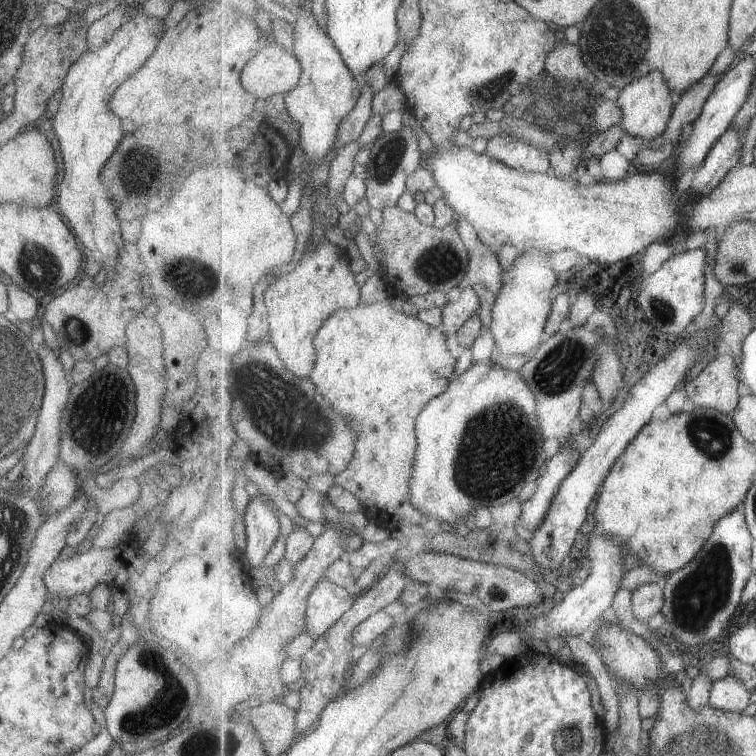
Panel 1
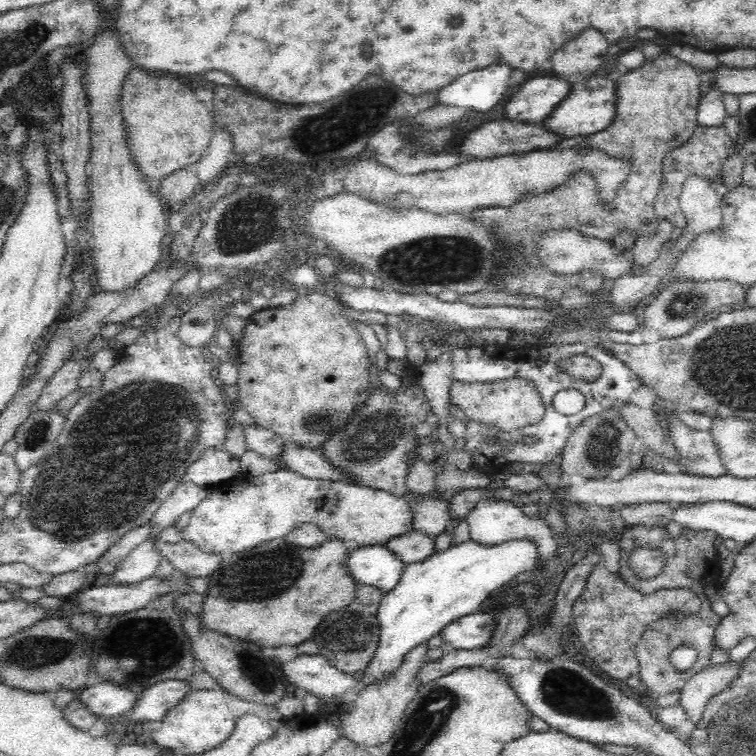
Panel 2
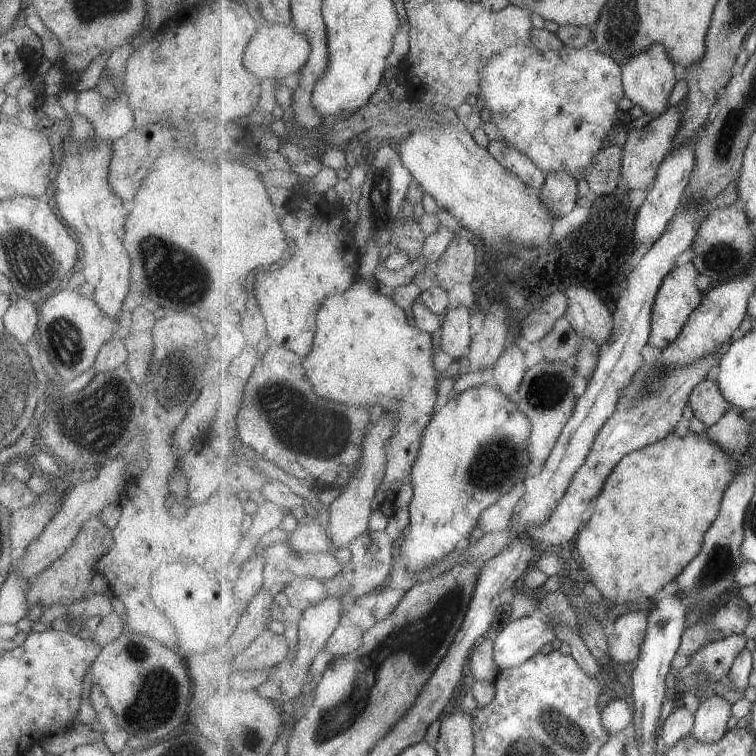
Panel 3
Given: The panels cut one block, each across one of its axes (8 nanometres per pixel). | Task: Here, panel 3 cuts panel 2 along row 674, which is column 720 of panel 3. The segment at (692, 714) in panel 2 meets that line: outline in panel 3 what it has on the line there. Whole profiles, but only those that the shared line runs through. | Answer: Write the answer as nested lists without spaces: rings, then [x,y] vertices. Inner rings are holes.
[[[719,691],[699,704],[693,733],[699,741],[714,743],[725,736],[725,726],[731,718],[732,702]]]

